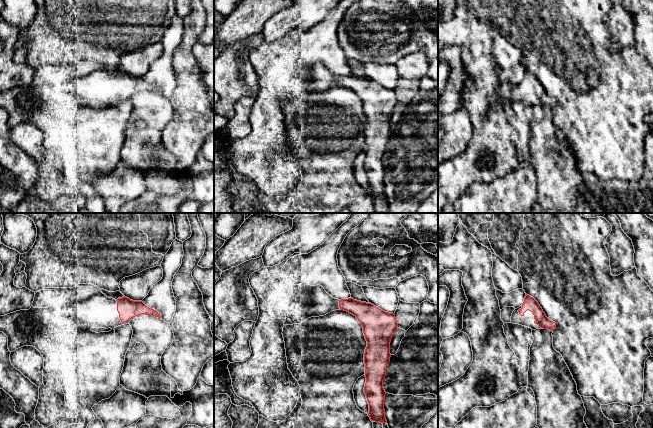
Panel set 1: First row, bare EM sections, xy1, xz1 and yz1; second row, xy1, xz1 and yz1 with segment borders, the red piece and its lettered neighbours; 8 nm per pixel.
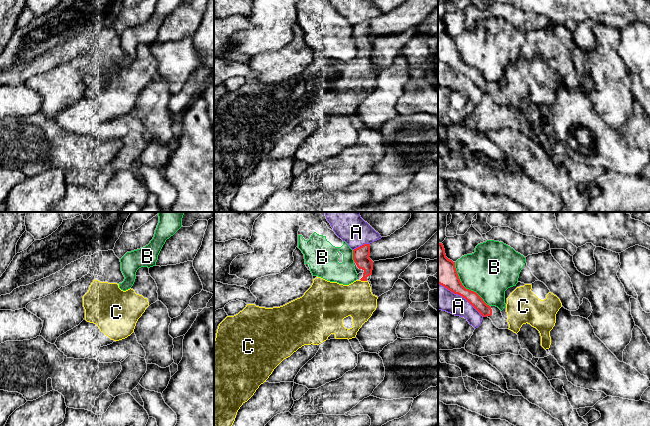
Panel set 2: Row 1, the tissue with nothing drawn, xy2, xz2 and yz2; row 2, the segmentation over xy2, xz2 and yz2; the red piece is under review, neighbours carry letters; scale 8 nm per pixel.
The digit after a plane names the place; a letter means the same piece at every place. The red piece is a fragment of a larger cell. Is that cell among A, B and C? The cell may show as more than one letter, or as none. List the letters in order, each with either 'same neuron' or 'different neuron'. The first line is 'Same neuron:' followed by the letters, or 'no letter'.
Same neuron: C
A: different neuron
B: different neuron
C: same neuron

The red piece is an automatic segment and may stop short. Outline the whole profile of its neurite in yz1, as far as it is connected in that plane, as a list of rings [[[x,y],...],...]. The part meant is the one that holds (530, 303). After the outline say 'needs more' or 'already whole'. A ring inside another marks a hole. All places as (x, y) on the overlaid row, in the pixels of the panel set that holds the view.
[[[527,295],[524,298],[522,308],[518,310],[521,316],[524,316],[524,313],[529,310],[534,315],[534,323],[543,329],[549,329],[553,331],[556,328],[556,323],[549,320],[538,302],[531,296]]] | already whole

